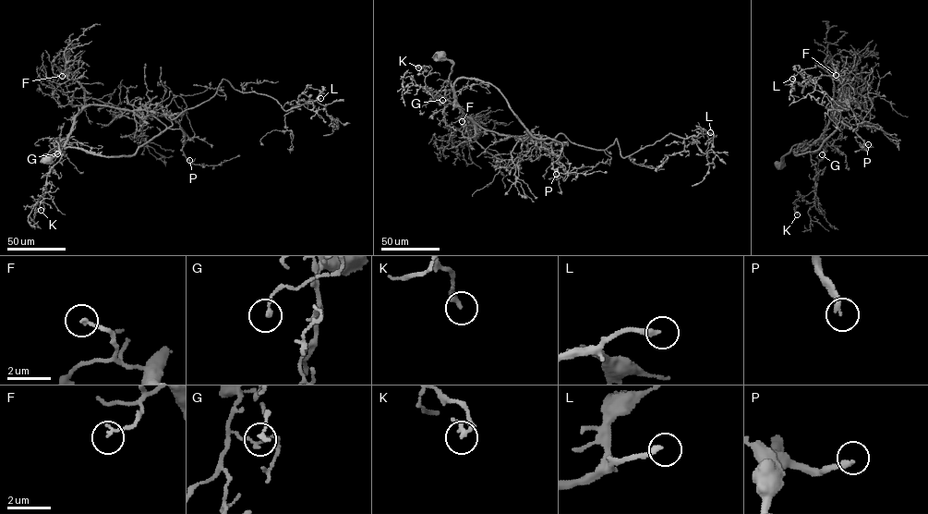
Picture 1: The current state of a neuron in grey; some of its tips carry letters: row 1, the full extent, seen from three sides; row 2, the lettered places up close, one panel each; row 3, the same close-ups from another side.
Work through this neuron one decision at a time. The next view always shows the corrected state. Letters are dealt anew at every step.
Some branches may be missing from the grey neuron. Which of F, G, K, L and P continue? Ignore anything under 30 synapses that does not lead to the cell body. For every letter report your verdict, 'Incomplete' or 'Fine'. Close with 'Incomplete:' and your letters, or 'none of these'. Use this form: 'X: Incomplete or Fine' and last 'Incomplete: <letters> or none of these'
F: Fine
G: Fine
K: Fine
L: Incomplete
P: Incomplete
Incomplete: L, P

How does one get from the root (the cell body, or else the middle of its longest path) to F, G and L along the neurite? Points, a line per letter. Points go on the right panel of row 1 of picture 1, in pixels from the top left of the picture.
F: (778, 165), (794, 145), (807, 148), (815, 141), (834, 108), (849, 98), (849, 91), (836, 75)
G: (778, 165), (797, 144), (807, 148), (816, 141), (825, 150), (822, 154)
L: (778, 165), (837, 127), (818, 66), (832, 69), (801, 92), (792, 79)

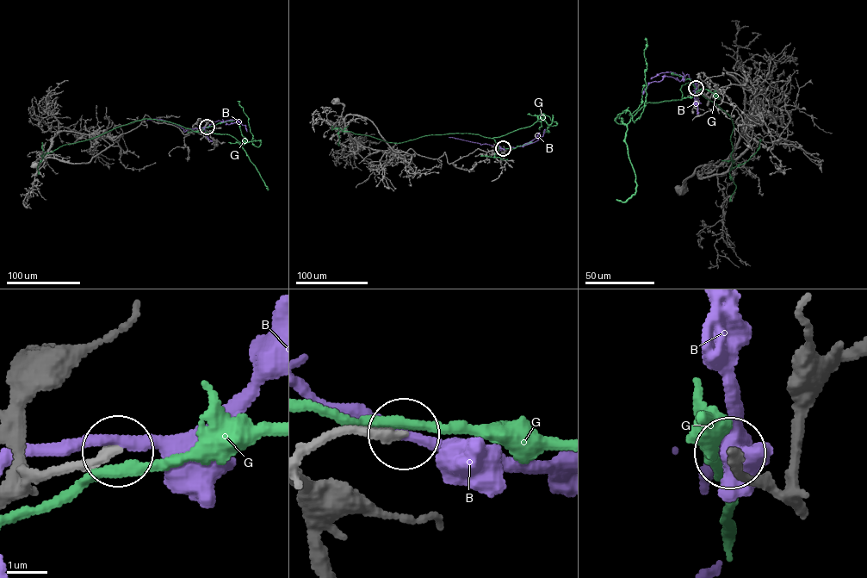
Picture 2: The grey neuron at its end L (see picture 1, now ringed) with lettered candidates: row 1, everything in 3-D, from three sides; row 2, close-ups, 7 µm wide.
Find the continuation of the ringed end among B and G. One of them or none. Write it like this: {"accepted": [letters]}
{"accepted": []}

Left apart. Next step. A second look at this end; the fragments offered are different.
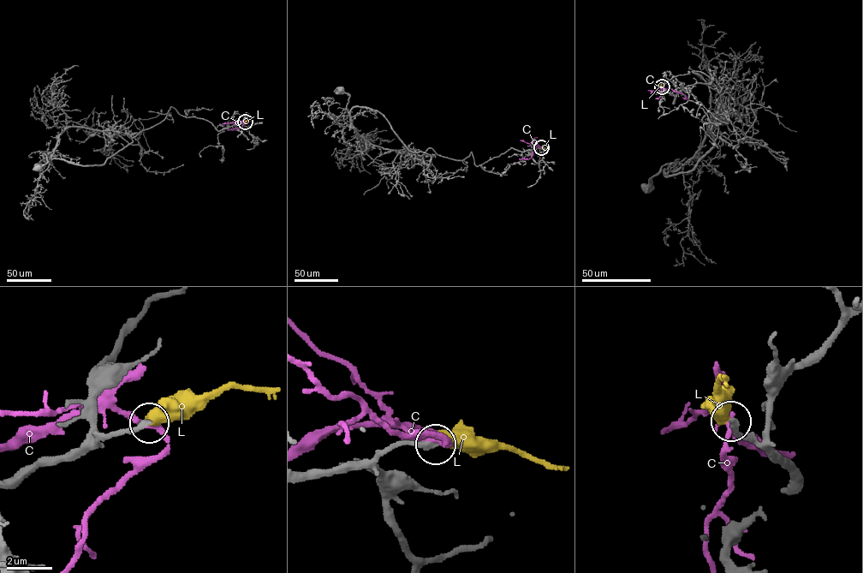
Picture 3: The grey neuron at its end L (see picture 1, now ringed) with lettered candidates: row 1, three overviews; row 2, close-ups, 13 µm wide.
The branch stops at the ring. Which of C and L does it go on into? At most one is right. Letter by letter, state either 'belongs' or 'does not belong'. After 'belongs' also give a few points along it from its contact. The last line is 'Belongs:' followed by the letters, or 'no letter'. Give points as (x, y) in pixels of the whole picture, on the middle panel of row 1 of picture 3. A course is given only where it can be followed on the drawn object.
C: does not belong
L: belongs
Belongs: L

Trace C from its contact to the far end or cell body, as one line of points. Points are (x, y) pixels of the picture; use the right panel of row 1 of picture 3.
C: (662, 86), (678, 92), (688, 99)

